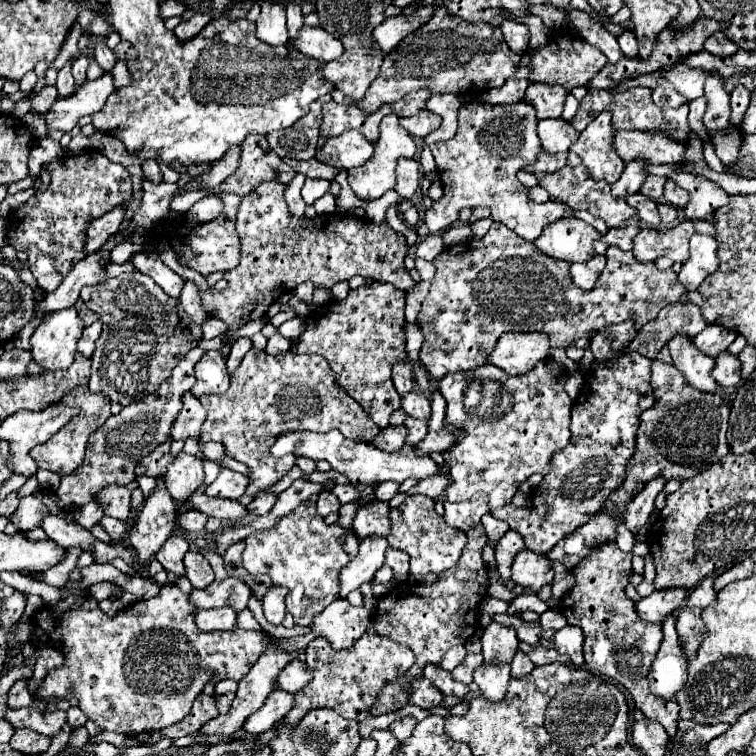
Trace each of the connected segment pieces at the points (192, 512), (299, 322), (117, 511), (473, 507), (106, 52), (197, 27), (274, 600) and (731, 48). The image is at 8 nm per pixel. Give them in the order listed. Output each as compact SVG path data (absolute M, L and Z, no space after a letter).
M188 509L184 513L178 515L178 525L190 533L198 533L204 529L208 517L202 513L202 511L196 511L196 509Z
M290 319L278 327L278 333L282 337L290 339L290 343L294 343L298 339L298 335L302 335L302 327L304 327L304 319Z
M108 485L96 493L96 501L100 503L104 515L126 521L130 517L130 489L120 485Z
M476 493L472 499L460 501L460 503L444 501L444 521L450 527L462 529L462 531L470 531L470 527L478 525L480 517L486 511L488 511L488 499L482 493Z
M98 41L94 45L94 55L96 55L96 61L98 65L104 69L104 71L112 71L114 63L116 63L116 55L112 53L112 49L108 49L108 45L104 41Z
M194 13L190 19L186 19L184 23L180 23L180 25L174 29L174 33L176 33L176 37L178 37L180 41L186 41L186 39L198 35L198 33L210 23L210 19L212 19L212 17L210 17L208 13Z
M272 585L264 597L262 597L262 609L264 609L264 617L274 623L280 625L284 615L286 615L286 605L284 605L284 597L286 597L286 587L276 587Z
M718 31L718 33L714 33L714 35L710 35L710 37L706 39L704 49L706 49L708 53L712 53L712 55L728 57L728 55L732 55L732 53L738 51L738 45L736 45L736 43L730 43L730 39L726 39L726 37L722 35L722 31Z

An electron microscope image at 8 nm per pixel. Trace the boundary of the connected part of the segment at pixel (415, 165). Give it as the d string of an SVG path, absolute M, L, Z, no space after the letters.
M398 159L398 167L396 167L396 193L402 195L404 199L410 199L418 187L420 187L420 163L416 159Z

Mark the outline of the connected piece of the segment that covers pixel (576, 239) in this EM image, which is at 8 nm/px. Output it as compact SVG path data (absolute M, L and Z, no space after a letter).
M570 217L546 227L546 231L534 241L534 245L554 259L568 263L586 263L596 255L594 241L600 237L602 235L594 227L576 217Z

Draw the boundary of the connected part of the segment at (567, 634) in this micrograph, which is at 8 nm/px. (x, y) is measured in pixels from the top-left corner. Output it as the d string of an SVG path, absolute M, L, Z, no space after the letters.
M566 625L564 629L556 631L552 637L552 645L558 653L568 653L572 657L572 663L576 667L584 665L584 655L582 655L582 643L584 643L584 635L580 627L574 625Z

